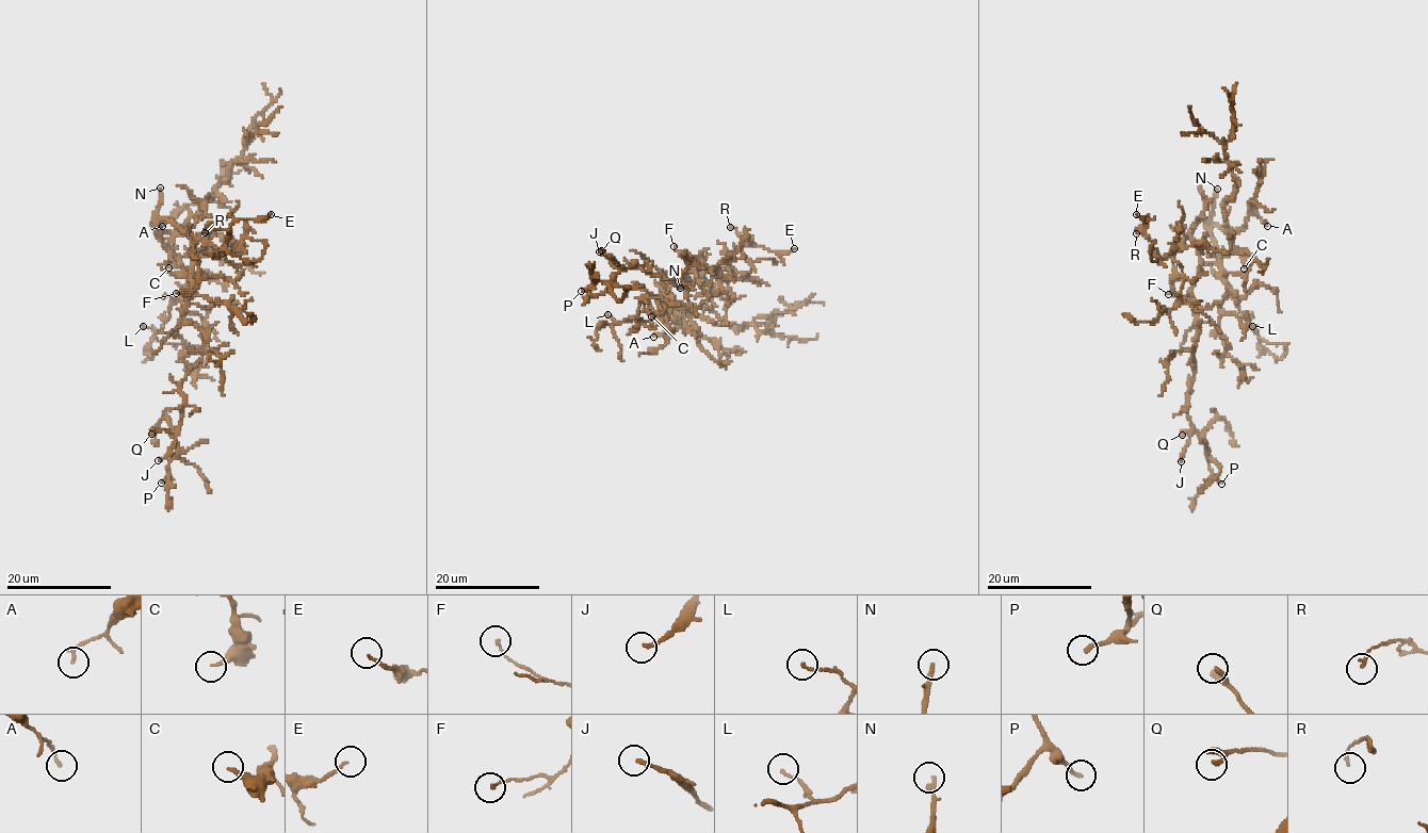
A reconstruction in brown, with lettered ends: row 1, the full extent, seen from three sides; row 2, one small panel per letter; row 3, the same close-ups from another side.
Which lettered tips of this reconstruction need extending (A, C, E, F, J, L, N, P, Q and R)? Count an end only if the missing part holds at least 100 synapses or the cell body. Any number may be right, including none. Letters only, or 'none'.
N

